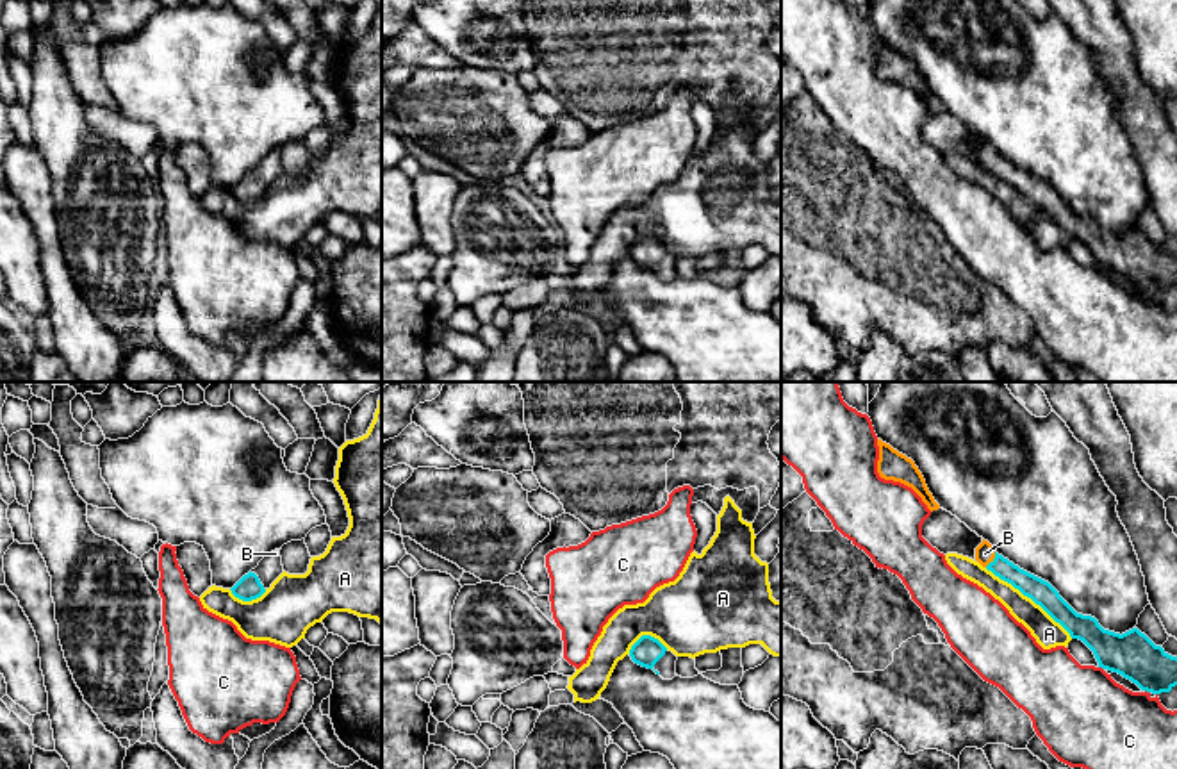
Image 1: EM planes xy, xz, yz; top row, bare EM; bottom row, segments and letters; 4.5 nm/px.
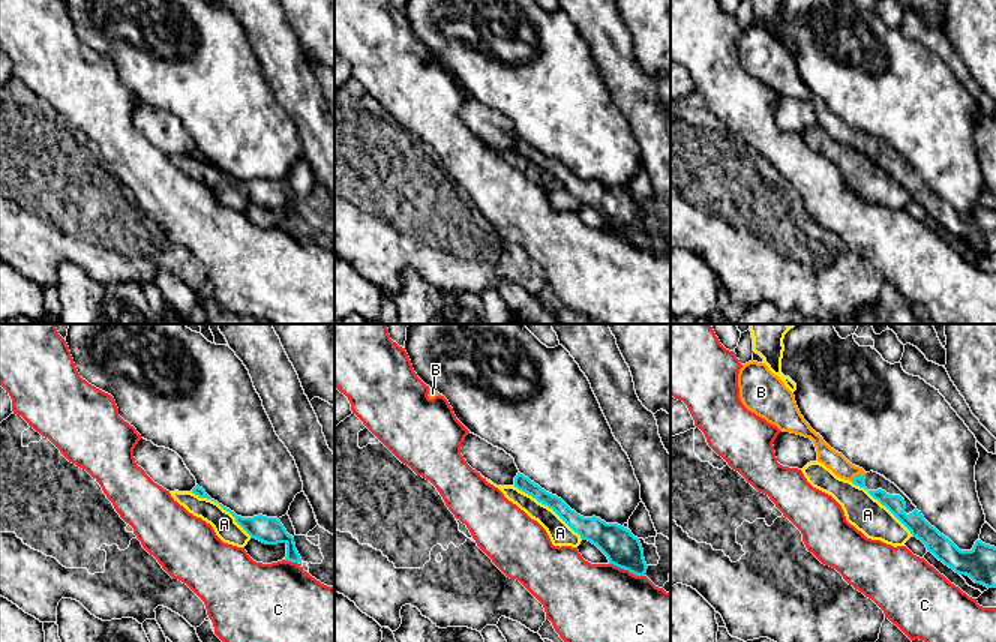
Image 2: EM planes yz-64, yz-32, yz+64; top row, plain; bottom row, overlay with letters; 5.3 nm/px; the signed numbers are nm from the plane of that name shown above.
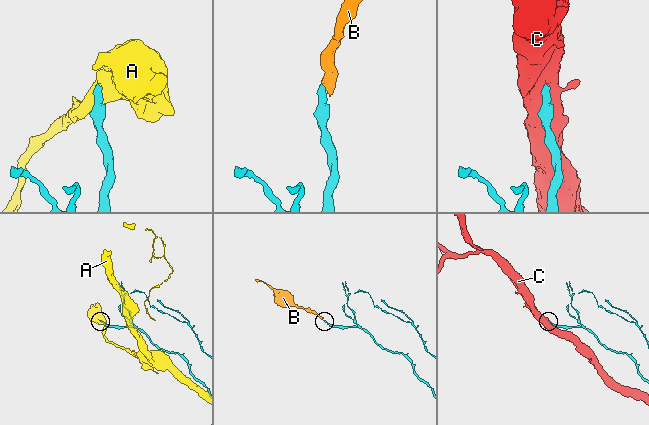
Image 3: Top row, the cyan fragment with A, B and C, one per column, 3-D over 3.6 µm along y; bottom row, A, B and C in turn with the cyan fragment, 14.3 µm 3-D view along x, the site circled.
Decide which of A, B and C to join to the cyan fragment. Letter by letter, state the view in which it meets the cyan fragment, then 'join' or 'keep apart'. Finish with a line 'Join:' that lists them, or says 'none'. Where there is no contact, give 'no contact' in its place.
A: contact in yz; keep apart
B: contact in yz; join
C: contact in yz; keep apart
Join: B

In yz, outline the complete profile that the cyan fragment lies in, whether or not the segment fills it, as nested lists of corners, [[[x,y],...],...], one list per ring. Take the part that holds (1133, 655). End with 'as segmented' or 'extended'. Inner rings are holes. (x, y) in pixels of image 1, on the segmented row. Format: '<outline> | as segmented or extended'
[[[984,539],[975,548],[975,560],[1040,605],[1072,639],[1082,641],[1099,667],[1118,673],[1152,694],[1170,692],[1177,685],[1177,657],[1156,646],[1138,628],[1122,635],[1104,630],[1095,617],[1077,614],[1049,582],[1020,569]]] | extended

